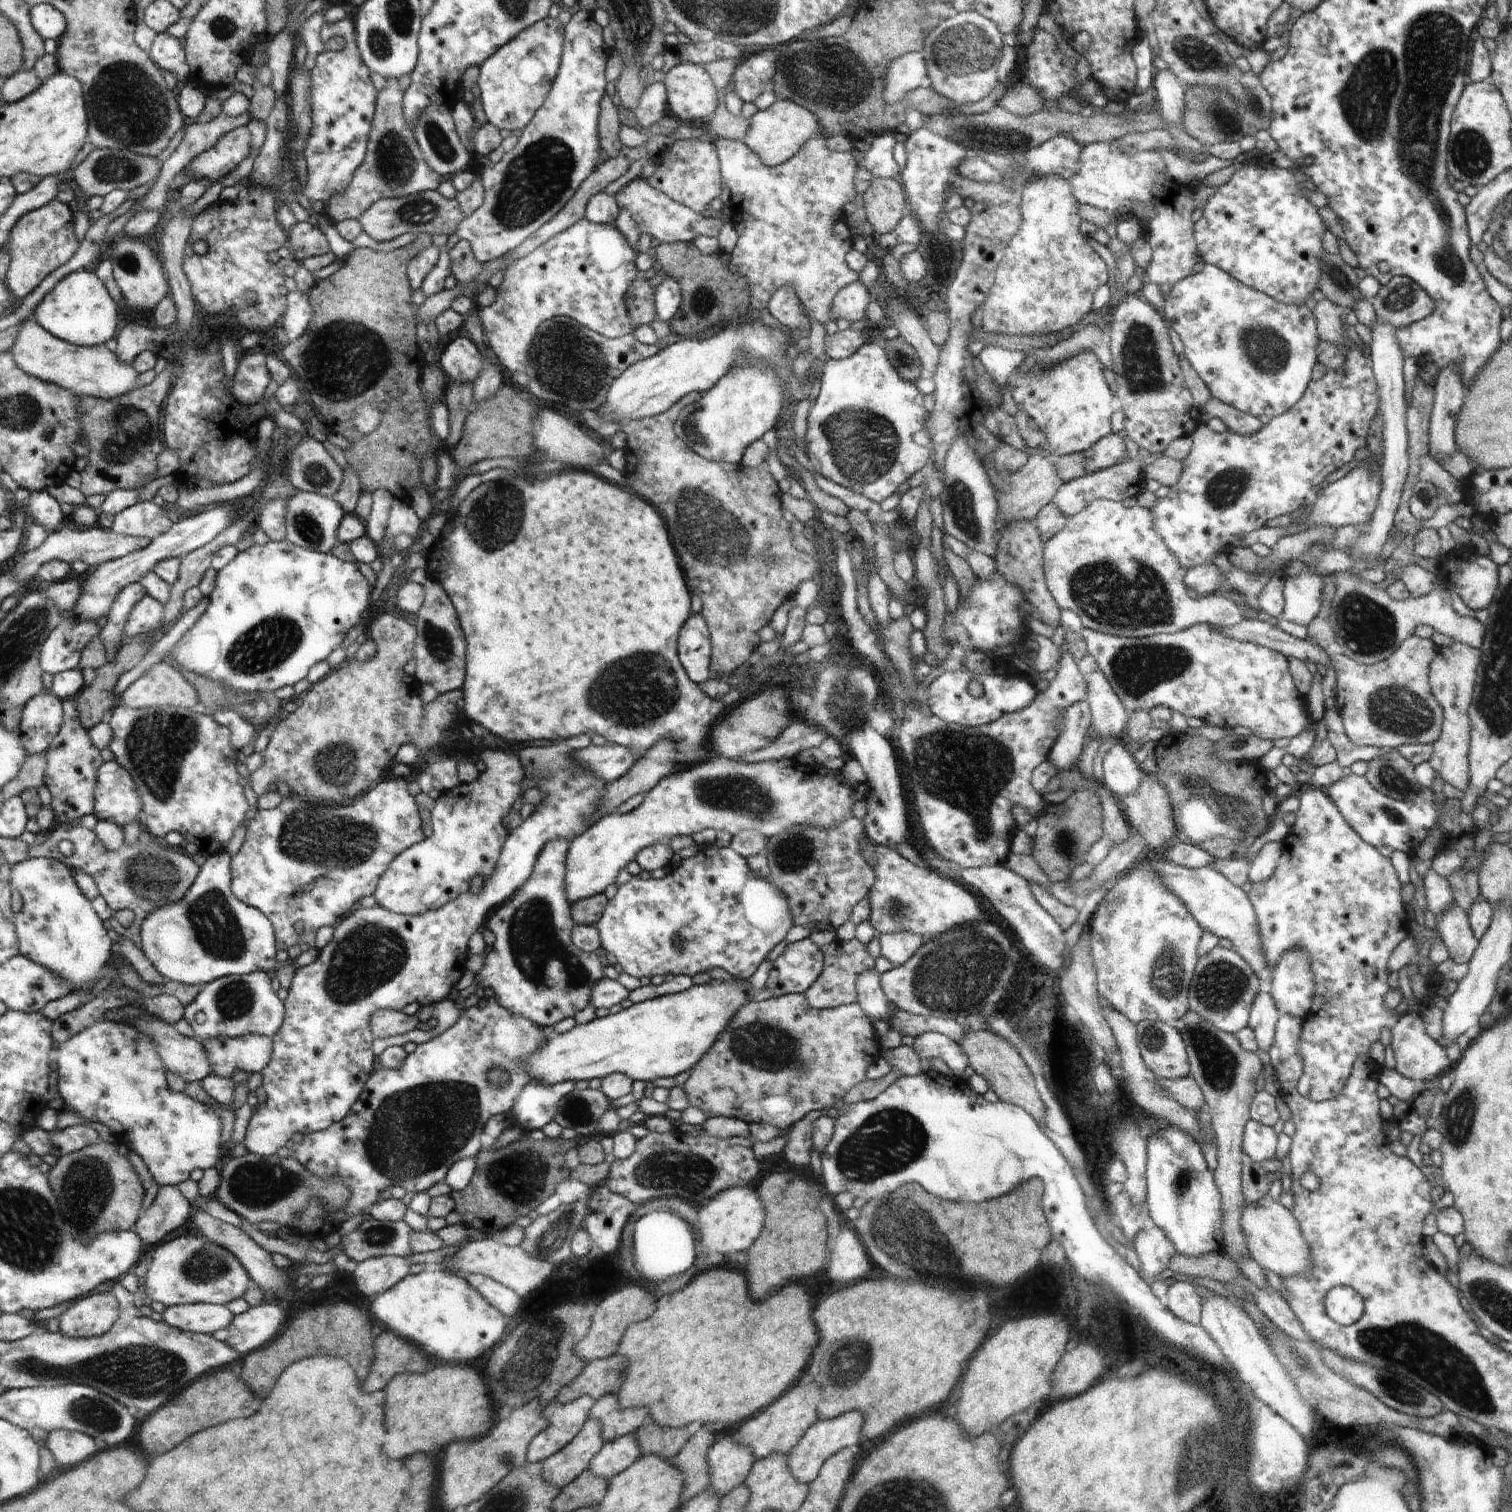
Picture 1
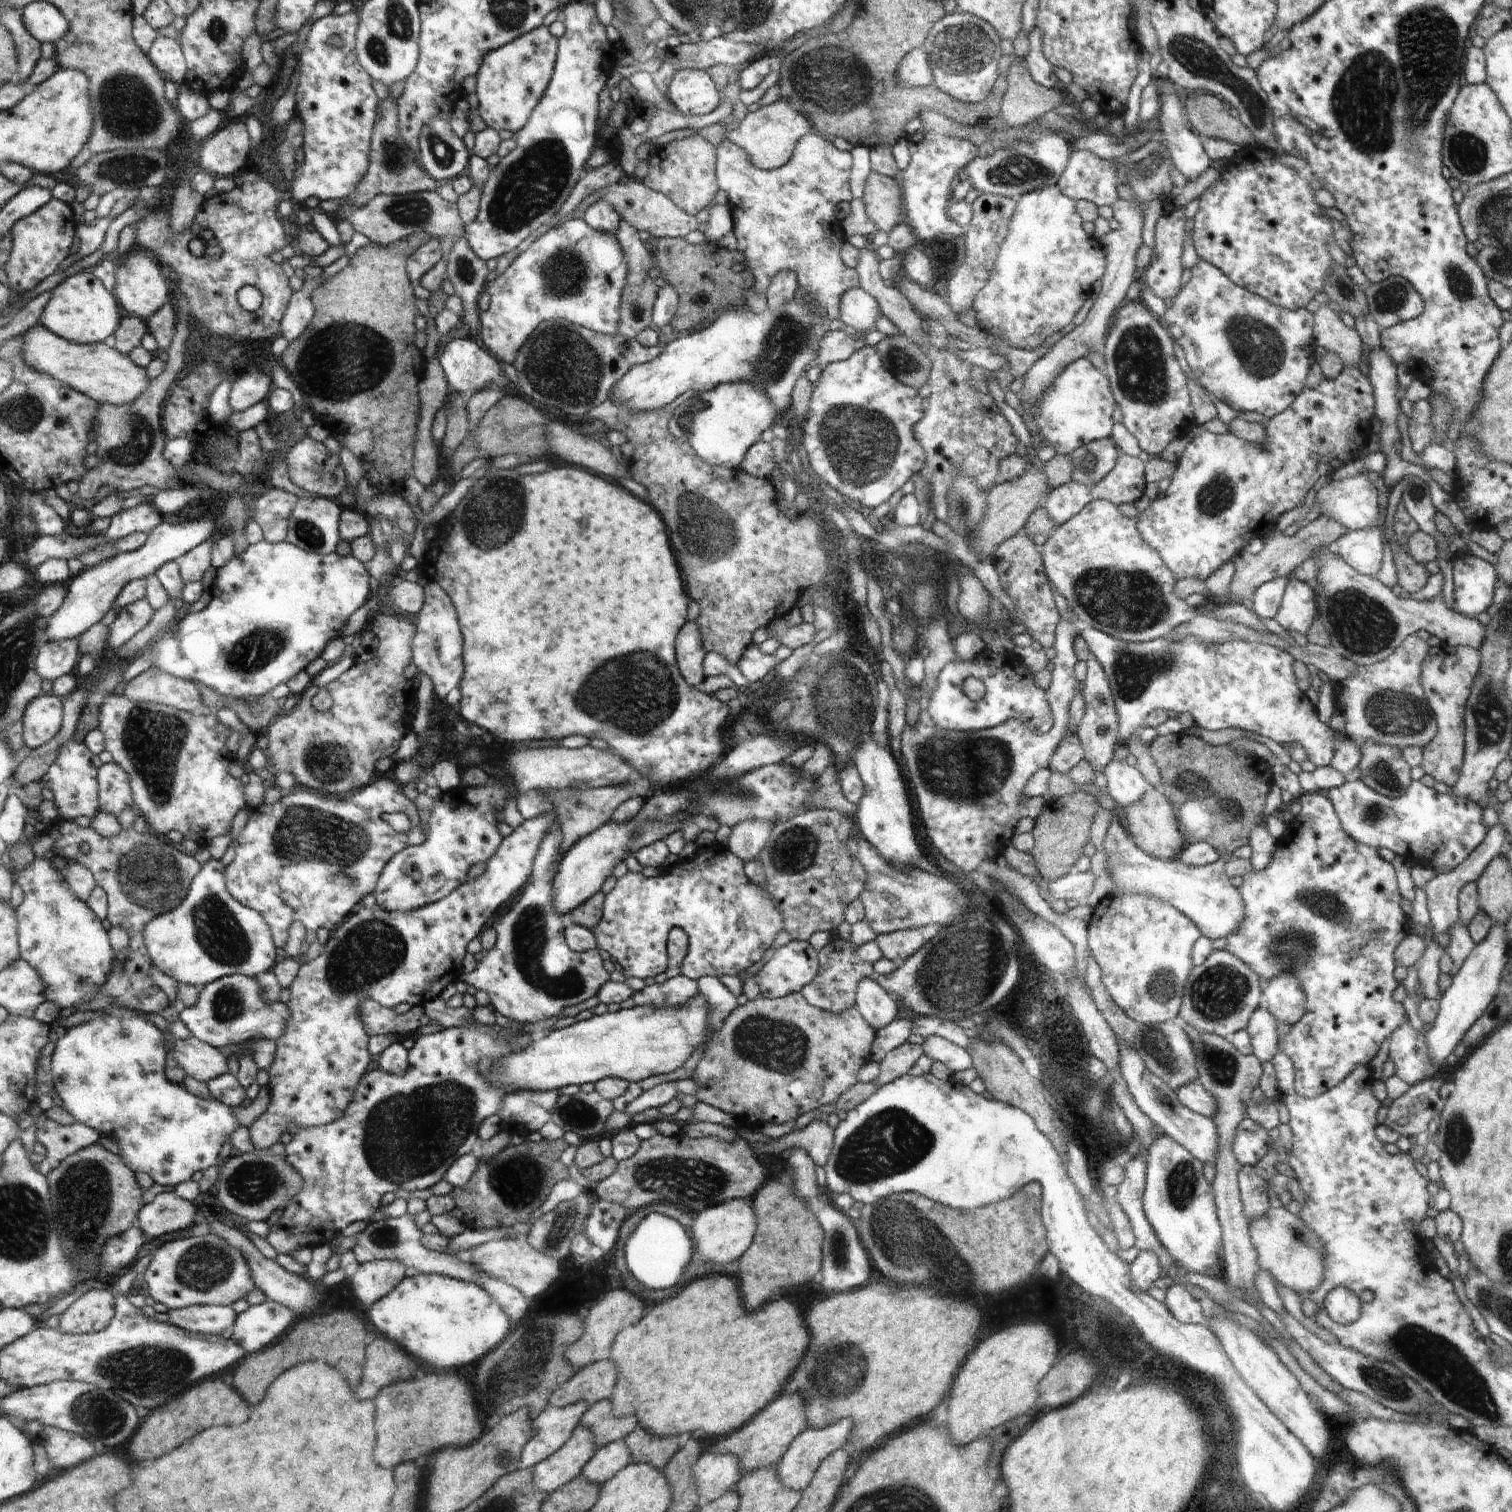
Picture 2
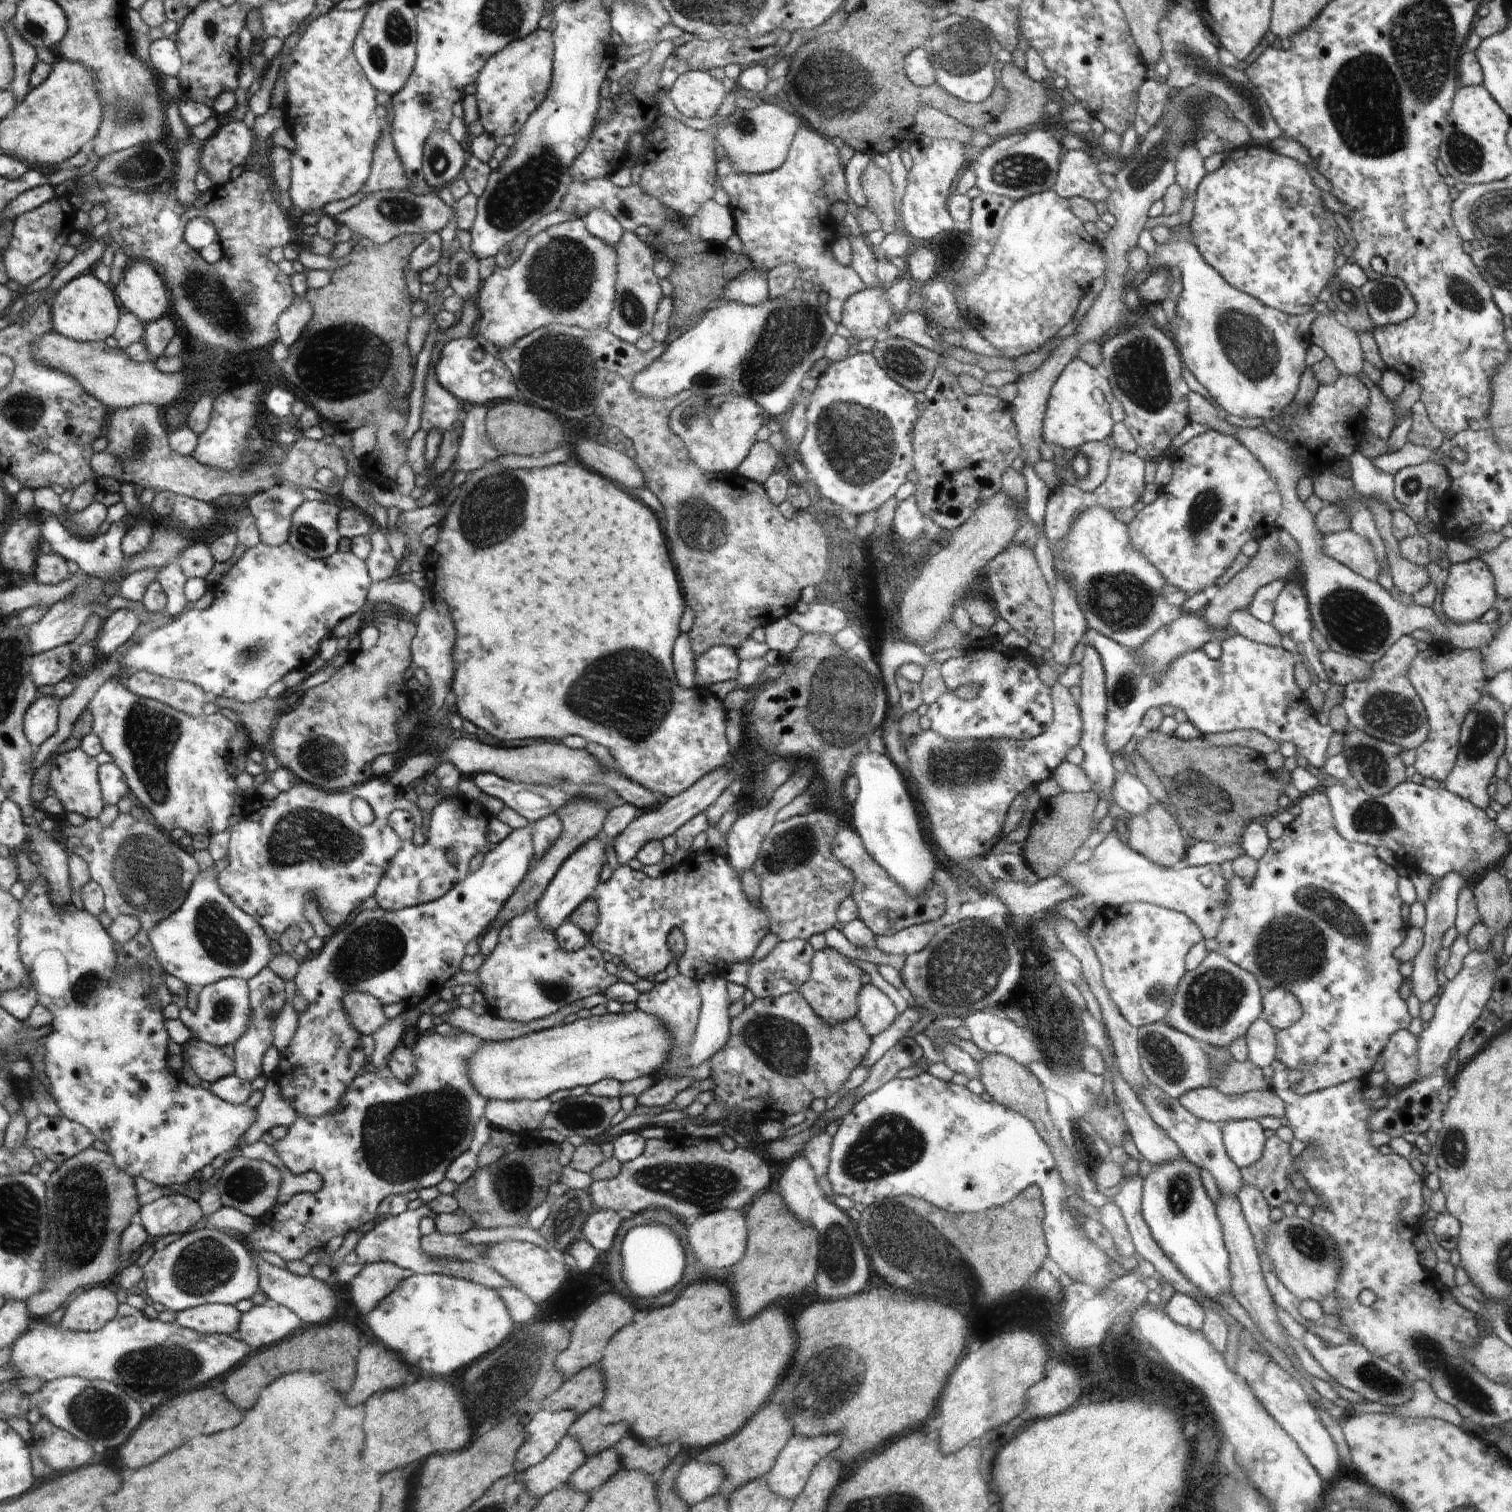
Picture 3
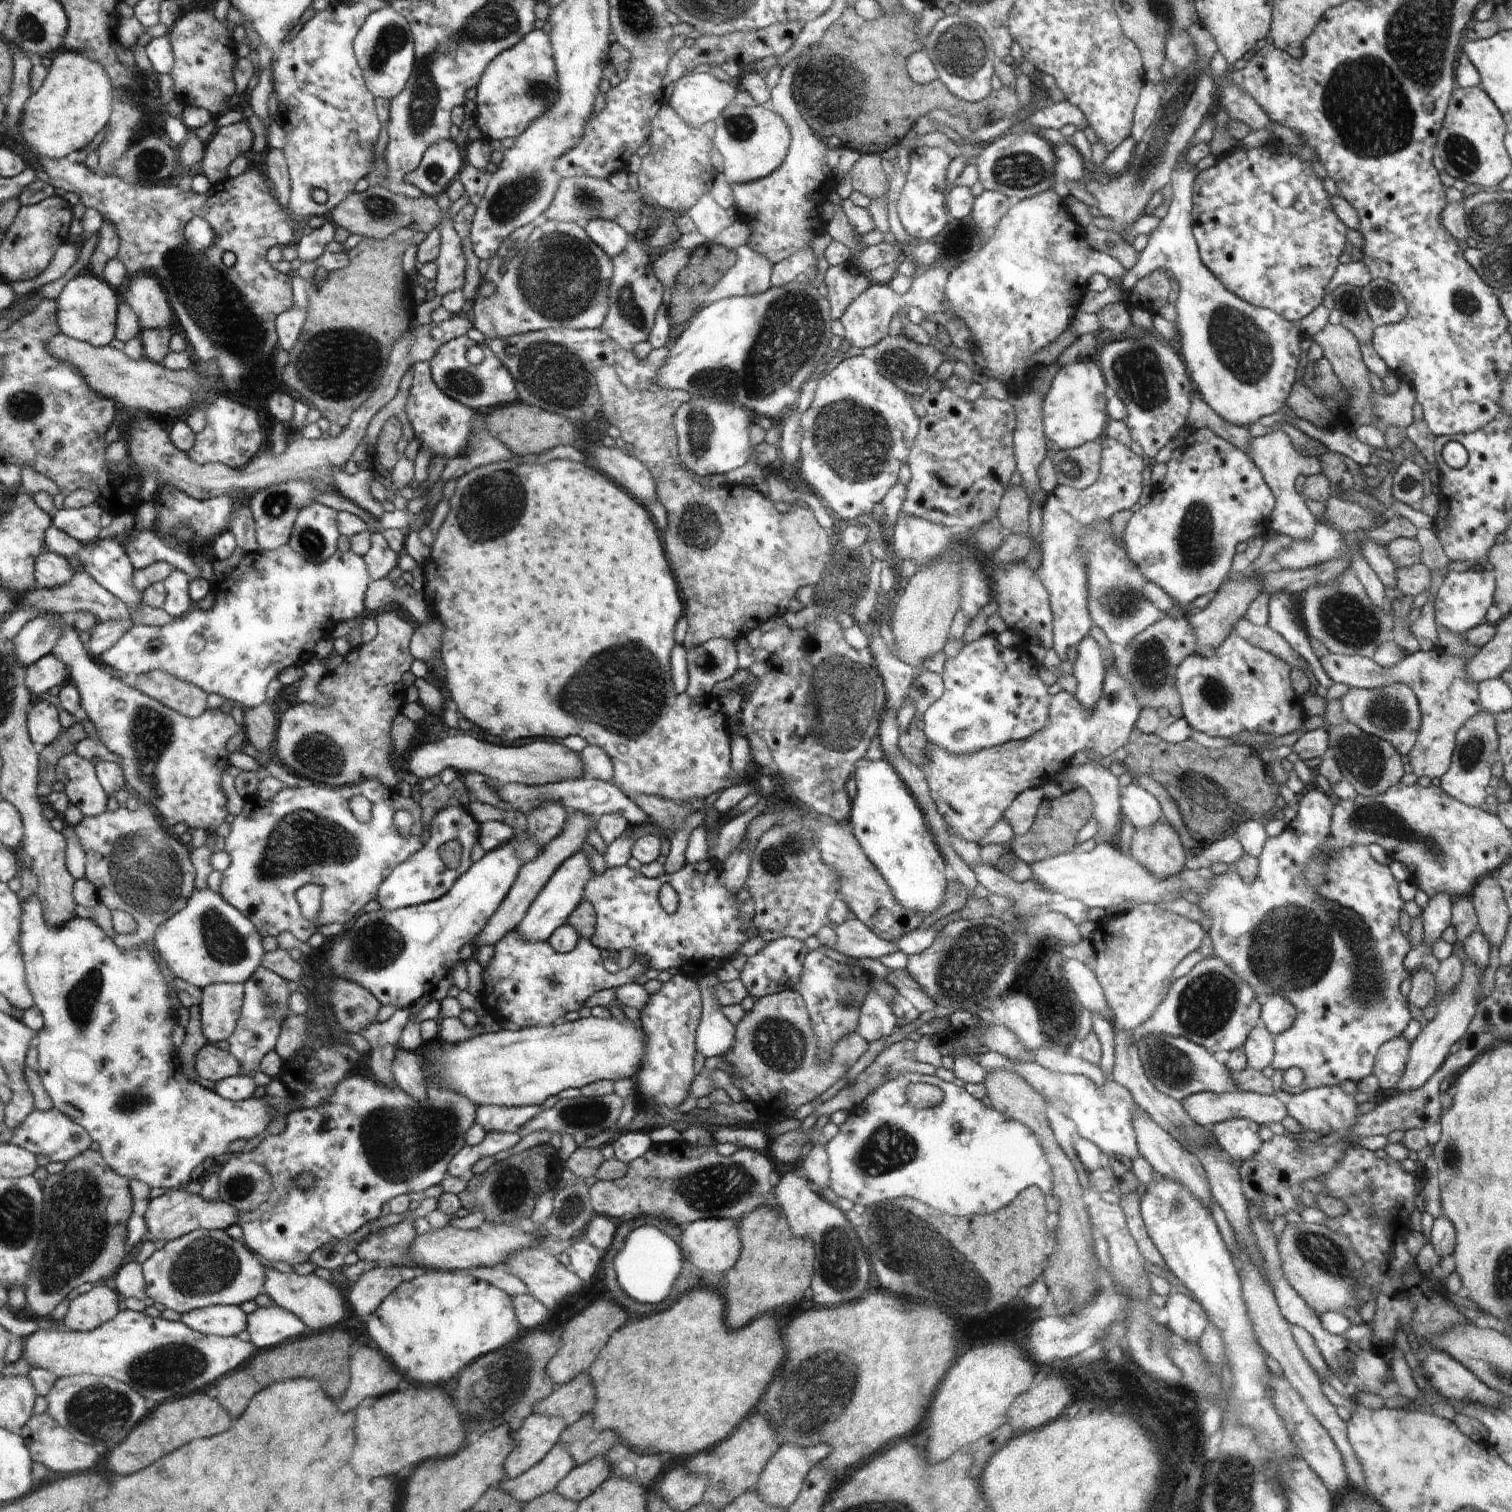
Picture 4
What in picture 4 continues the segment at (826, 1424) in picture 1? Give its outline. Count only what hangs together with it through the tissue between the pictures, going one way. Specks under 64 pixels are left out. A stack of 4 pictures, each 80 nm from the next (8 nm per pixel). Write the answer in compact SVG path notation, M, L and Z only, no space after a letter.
M796 1443L782 1444L763 1470L759 1482L754 1486L756 1492L765 1500L765 1503L775 1507L787 1509L799 1498L799 1494L806 1482L807 1474L815 1465L826 1460L832 1452L831 1446L818 1443L810 1446L800 1446Z

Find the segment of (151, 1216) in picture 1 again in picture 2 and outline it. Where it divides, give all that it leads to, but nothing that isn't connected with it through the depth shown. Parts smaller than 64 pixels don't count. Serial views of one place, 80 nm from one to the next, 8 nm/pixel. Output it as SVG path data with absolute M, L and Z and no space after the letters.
M164 1192L156 1196L156 1198L146 1204L142 1210L138 1213L136 1224L146 1234L148 1241L156 1240L156 1238L162 1238L164 1234L170 1234L171 1232L178 1232L178 1230L184 1230L194 1224L194 1218L197 1213L196 1208L192 1202L178 1198L174 1192Z

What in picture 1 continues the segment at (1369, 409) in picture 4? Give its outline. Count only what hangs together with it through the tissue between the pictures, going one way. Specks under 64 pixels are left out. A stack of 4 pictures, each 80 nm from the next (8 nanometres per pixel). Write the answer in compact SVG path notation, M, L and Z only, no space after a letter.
M1327 299L1320 300L1317 303L1312 312L1319 341L1341 345L1346 352L1348 349L1343 346L1346 329L1342 318L1340 318L1342 309Z

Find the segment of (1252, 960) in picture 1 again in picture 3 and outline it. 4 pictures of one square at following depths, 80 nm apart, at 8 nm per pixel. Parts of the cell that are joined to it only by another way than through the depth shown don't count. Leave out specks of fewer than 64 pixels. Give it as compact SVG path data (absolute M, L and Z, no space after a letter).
M1114 829L1094 848L1088 862L1070 860L1056 876L1062 876L1076 890L1076 897L1084 899L1096 910L1102 908L1102 904L1122 906L1142 902L1182 912L1198 924L1204 939L1214 939L1220 924L1224 923L1224 914L1228 912L1228 904L1225 904L1228 902L1228 884L1220 865L1192 867L1181 863L1172 868L1156 866L1124 844Z

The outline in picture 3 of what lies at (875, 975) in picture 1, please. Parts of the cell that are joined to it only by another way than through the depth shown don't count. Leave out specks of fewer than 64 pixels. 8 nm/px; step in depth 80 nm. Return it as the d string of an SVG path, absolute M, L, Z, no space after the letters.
M866 984L858 996L858 1022L874 1039L899 1016L892 1000L874 984Z

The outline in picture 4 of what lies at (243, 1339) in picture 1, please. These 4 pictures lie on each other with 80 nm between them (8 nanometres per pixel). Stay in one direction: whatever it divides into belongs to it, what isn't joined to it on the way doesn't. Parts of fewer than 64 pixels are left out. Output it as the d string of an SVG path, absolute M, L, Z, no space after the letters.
M274 1303L258 1307L247 1315L249 1341L260 1351L302 1337L306 1335L306 1329L303 1319Z

